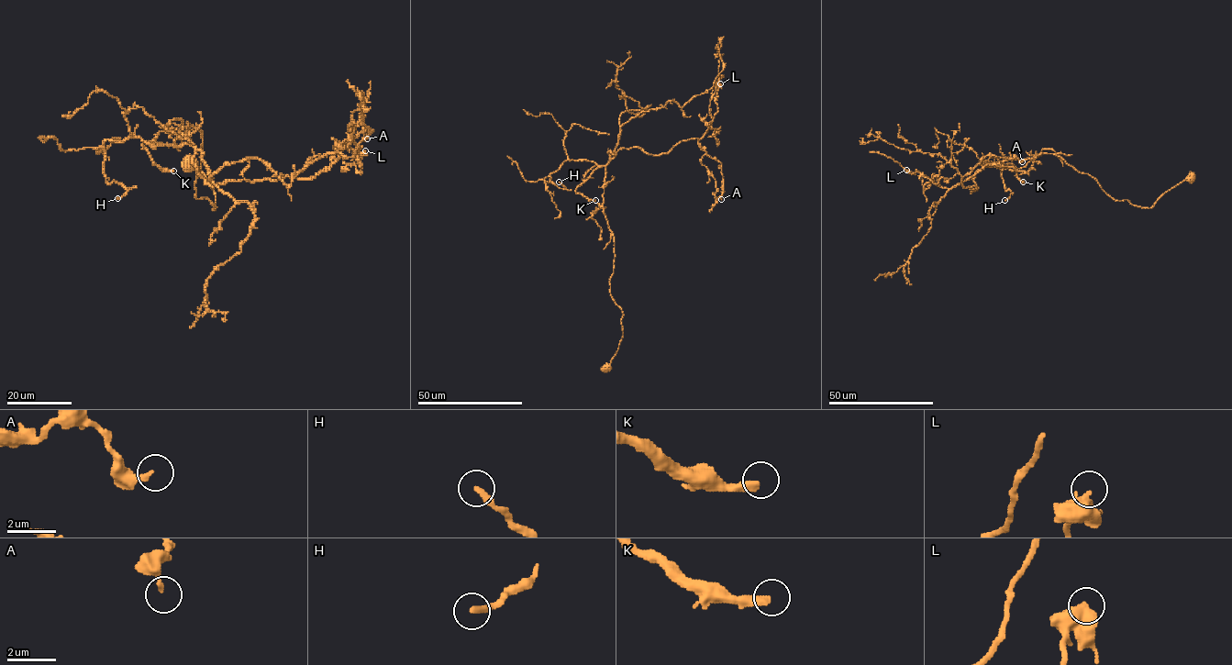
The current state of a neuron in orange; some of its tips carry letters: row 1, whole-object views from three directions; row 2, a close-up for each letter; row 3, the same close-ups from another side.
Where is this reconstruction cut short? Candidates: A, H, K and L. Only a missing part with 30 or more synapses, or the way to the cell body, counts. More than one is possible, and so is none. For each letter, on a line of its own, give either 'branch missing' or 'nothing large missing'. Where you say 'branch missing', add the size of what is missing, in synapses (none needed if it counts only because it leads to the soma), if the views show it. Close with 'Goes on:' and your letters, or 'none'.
A: nothing large missing
H: nothing large missing
K: branch missing; about 60 synapses
L: nothing large missing
Goes on: K

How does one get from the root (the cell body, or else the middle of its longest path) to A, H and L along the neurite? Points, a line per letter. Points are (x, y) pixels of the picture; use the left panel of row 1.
A: (190, 162), (214, 210), (195, 197), (191, 125), (210, 184), (314, 177), (367, 138)
H: (190, 162), (214, 210), (195, 197), (198, 127), (177, 146), (106, 139), (106, 182), (127, 190), (117, 198)
L: (190, 162), (214, 210), (195, 197), (191, 125), (210, 184), (314, 177), (339, 158), (360, 172), (365, 150)

